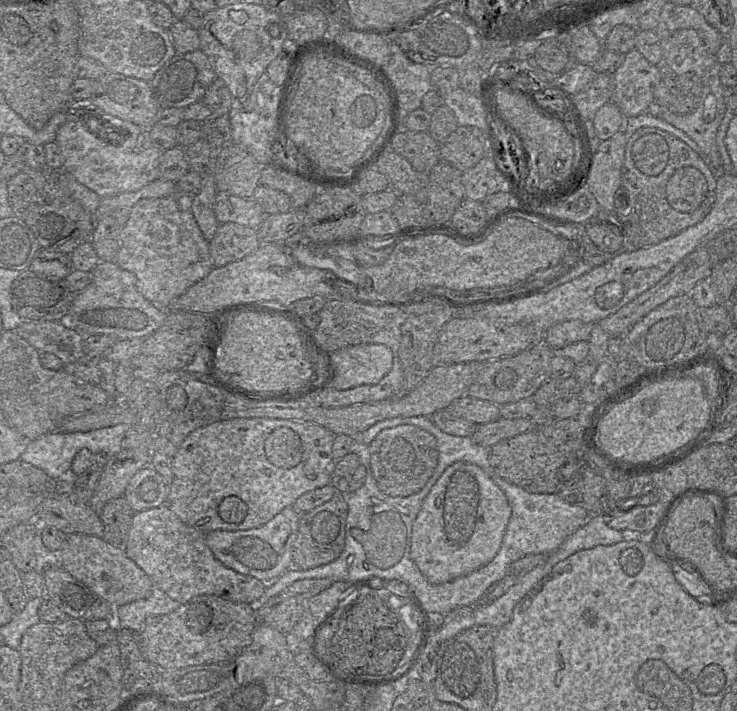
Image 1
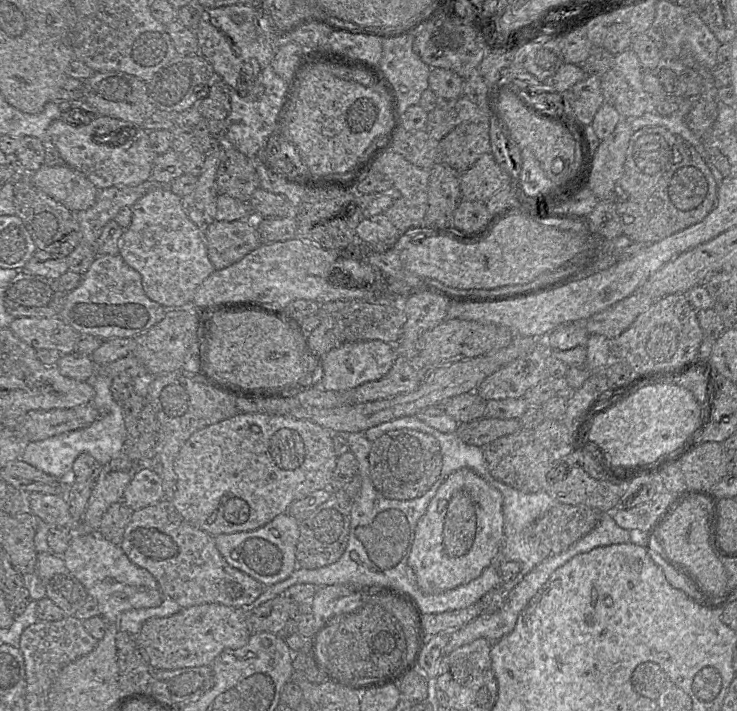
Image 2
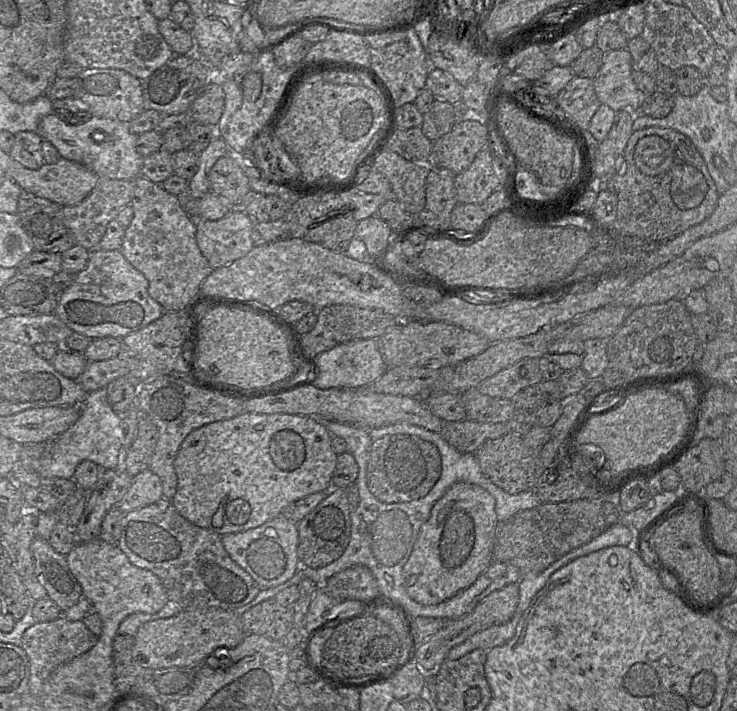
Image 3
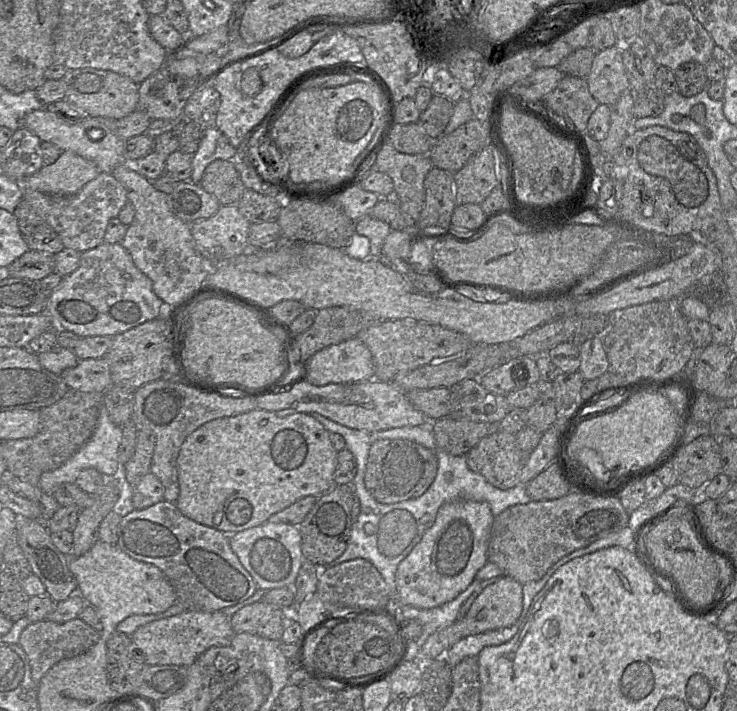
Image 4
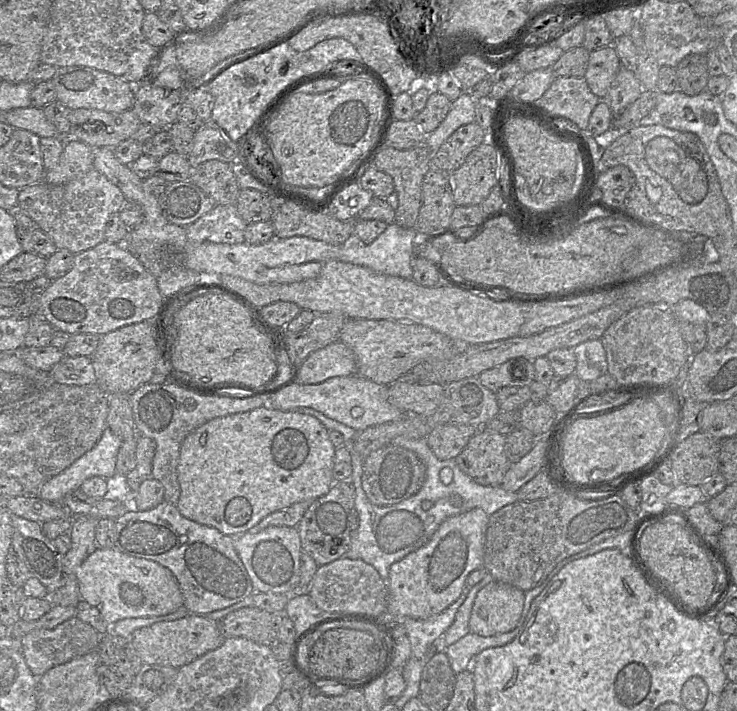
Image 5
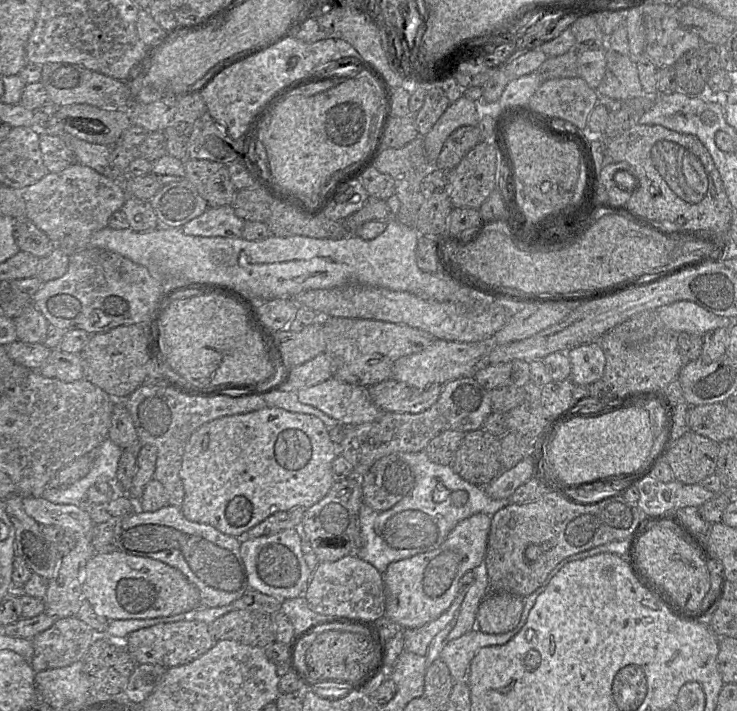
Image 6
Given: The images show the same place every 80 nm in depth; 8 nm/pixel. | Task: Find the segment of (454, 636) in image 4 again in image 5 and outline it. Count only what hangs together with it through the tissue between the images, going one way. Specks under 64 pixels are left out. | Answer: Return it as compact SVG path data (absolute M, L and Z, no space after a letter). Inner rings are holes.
M498 581L489 583L474 600L469 631L483 637L512 631L520 623L524 601L522 590Z

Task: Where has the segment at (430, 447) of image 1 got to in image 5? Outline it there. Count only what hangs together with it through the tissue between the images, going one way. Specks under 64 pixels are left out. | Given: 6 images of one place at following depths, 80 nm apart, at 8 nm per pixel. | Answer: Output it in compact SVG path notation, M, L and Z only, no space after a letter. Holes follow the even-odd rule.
M388 444L372 452L363 464L362 488L371 503L391 506L417 493L427 475L426 461L406 448Z

